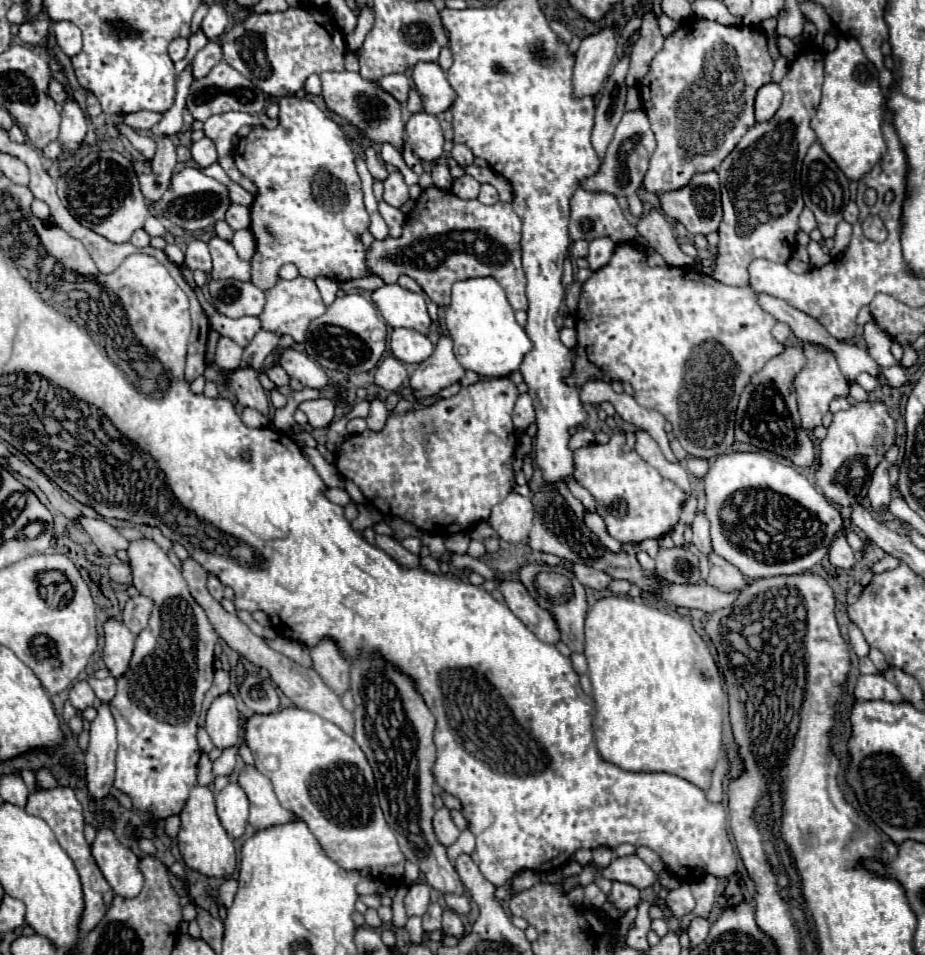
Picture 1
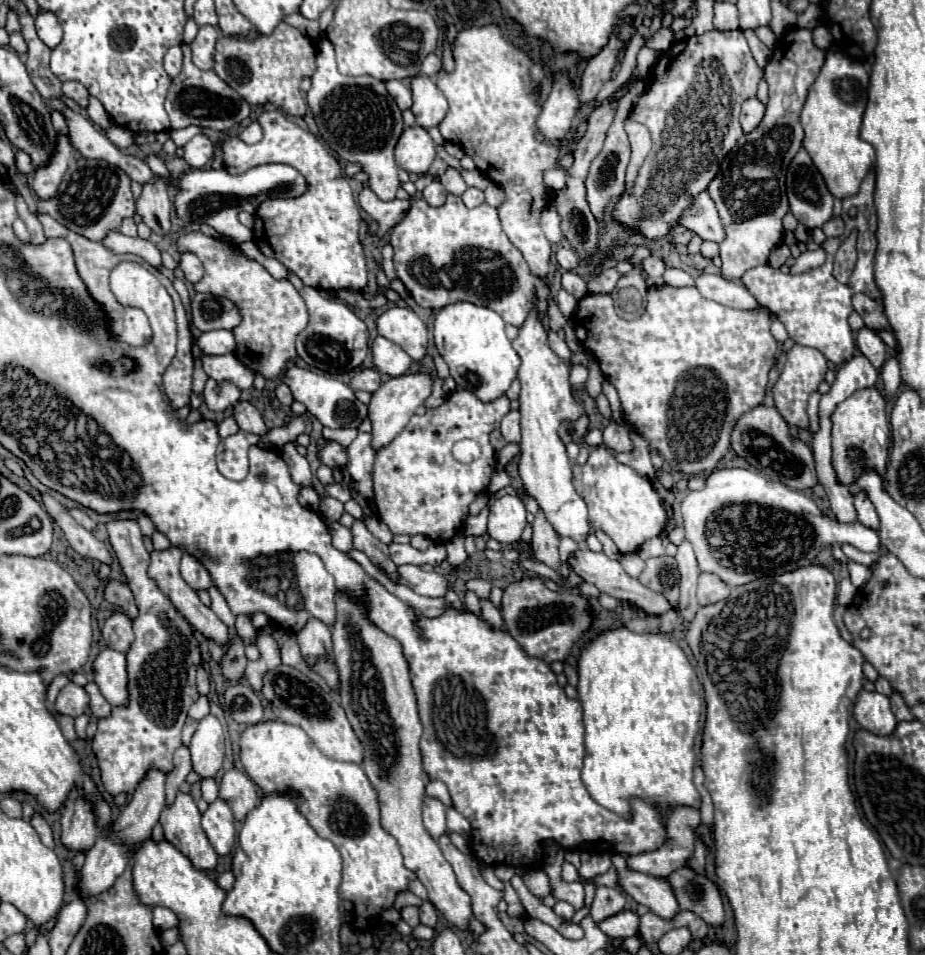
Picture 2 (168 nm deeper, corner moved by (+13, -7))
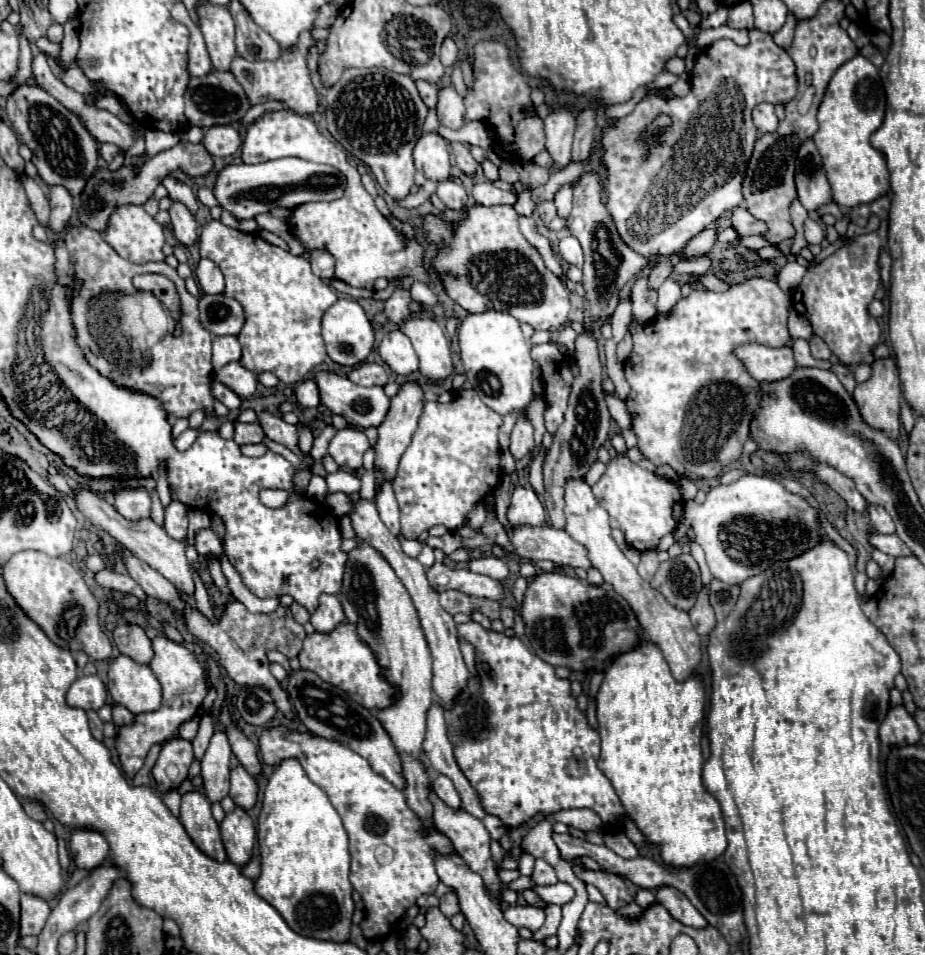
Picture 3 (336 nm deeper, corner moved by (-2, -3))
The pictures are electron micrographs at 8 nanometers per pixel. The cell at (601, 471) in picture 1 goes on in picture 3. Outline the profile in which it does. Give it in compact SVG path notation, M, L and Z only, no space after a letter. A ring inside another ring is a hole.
M618 454L608 462L604 476L592 486L592 492L608 510L610 524L618 526L624 532L626 542L640 552L656 548L662 536L674 532L684 508L680 490L674 482L640 468L626 454Z

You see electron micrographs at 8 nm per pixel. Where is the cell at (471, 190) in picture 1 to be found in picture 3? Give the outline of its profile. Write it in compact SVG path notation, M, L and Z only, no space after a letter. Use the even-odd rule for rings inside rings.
M452 142L452 148L454 148L454 156L456 156L456 166L462 170L462 174L466 174L466 176L472 178L476 174L478 162L472 158L468 146L466 144L458 144L458 142Z

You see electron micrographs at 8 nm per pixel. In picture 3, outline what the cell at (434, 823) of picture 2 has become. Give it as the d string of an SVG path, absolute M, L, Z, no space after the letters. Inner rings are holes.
M436 776L436 780L432 782L432 790L436 792L436 796L438 796L446 806L450 806L450 808L454 808L454 810L460 808L460 796L458 796L458 792L456 792L456 788L454 788L454 784L452 784L450 778L446 778L446 776Z

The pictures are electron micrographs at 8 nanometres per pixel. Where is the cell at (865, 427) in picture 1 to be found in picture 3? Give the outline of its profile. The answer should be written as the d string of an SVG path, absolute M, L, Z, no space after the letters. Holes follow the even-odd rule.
M888 358L876 360L874 366L872 366L870 380L858 384L852 396L854 396L854 402L856 402L858 410L860 410L862 420L870 428L882 430L888 438L898 440L898 436L900 436L900 398L902 398L902 388L900 388L898 368L896 368L894 360L888 360Z

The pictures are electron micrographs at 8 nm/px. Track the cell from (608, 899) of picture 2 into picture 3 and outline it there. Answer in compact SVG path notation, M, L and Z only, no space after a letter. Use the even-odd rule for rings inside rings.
M574 866L574 872L576 872L576 876L580 880L584 880L588 884L594 884L602 892L602 896L606 898L606 902L608 902L608 906L612 910L622 908L622 906L626 906L626 904L630 904L634 900L634 896L630 894L626 882L620 876L616 876L616 874L584 870L580 866Z

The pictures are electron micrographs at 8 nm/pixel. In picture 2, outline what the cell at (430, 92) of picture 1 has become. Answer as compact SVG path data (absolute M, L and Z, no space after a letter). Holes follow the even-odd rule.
M419 74L411 82L413 90L413 114L417 118L417 124L425 130L439 126L447 114L447 100L443 92L437 88L433 78Z

